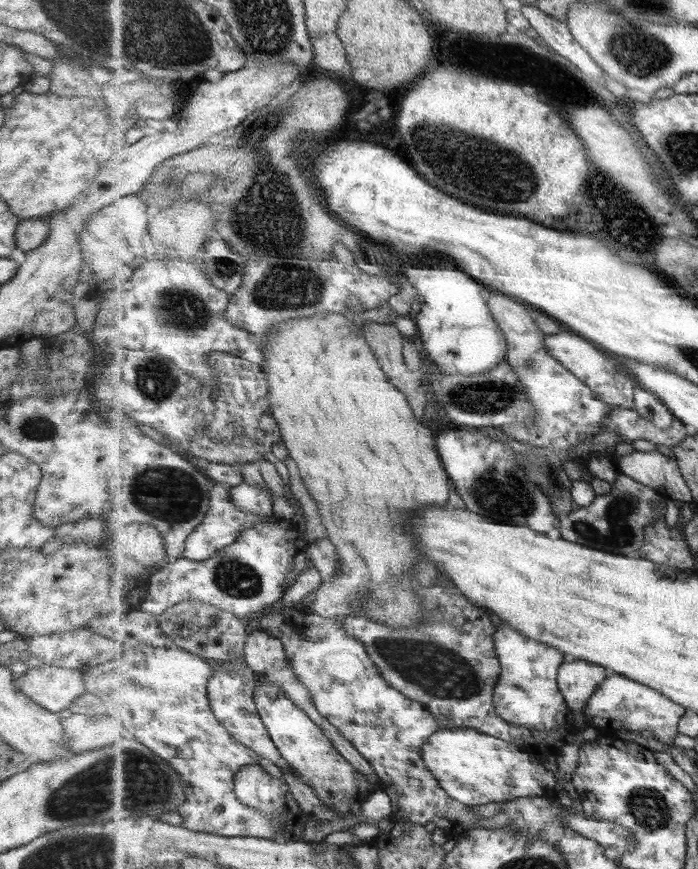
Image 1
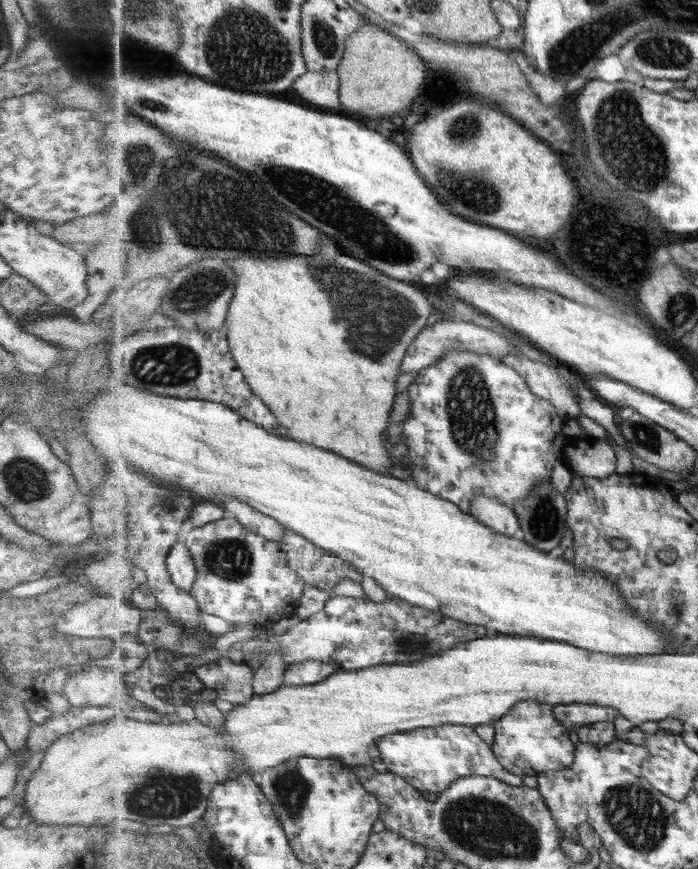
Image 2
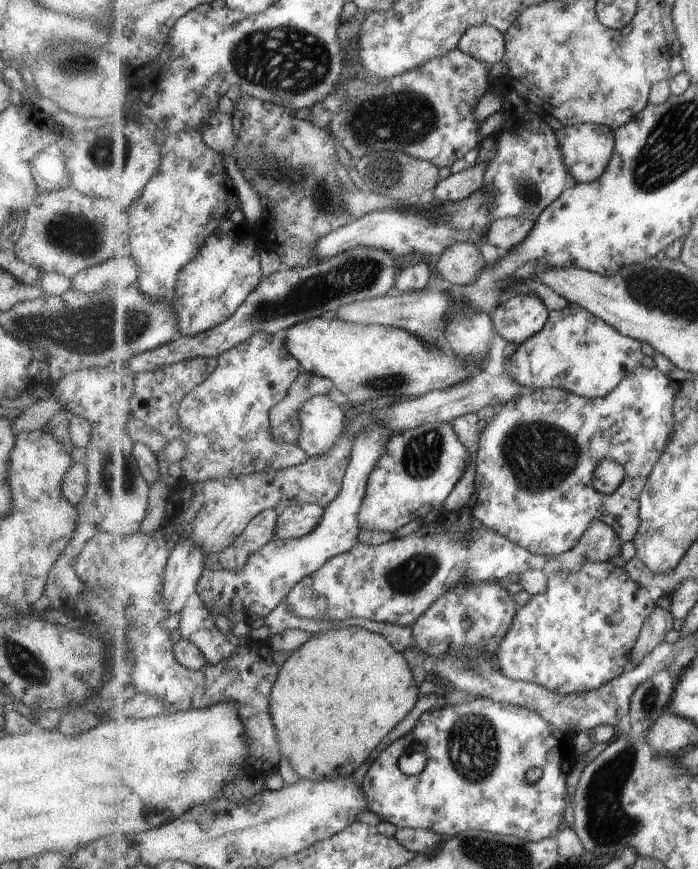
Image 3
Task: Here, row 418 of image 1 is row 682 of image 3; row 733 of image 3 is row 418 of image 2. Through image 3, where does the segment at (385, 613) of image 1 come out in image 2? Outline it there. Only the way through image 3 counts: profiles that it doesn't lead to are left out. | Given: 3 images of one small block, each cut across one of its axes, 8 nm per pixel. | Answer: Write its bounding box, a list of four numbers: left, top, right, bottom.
[225,239,438,474]

